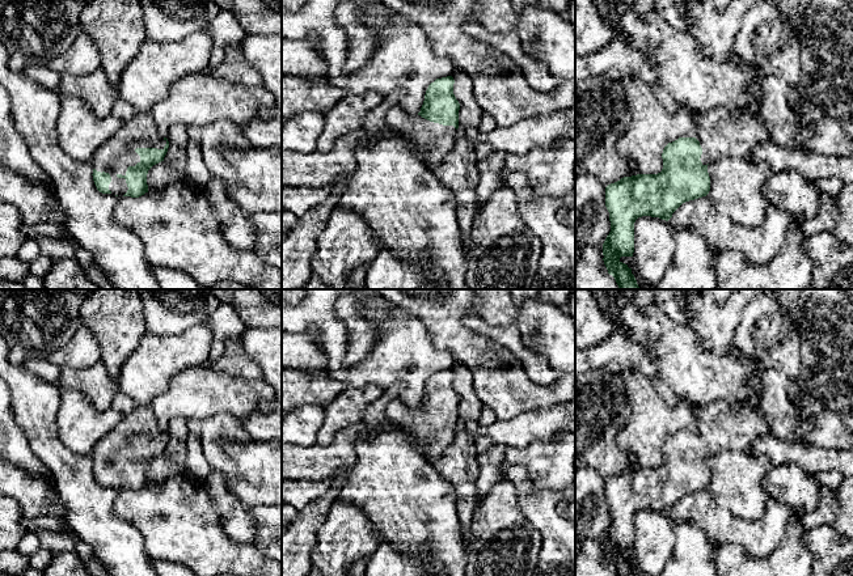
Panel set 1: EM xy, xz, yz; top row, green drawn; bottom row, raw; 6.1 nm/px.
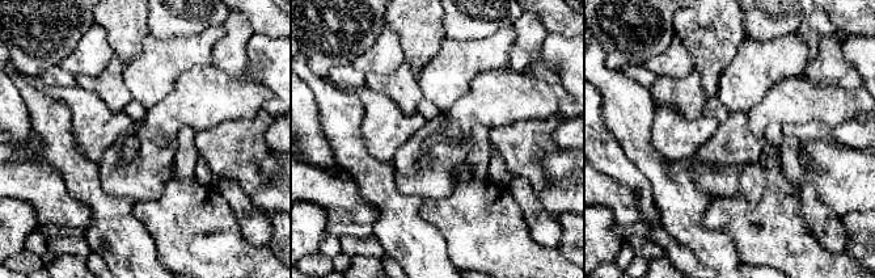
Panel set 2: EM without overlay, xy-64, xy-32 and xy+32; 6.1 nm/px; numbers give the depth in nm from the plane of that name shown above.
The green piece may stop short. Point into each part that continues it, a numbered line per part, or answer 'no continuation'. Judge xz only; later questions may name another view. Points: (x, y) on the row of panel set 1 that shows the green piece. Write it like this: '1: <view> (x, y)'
1: xz (436, 139)

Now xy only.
1: xy (118, 153)

